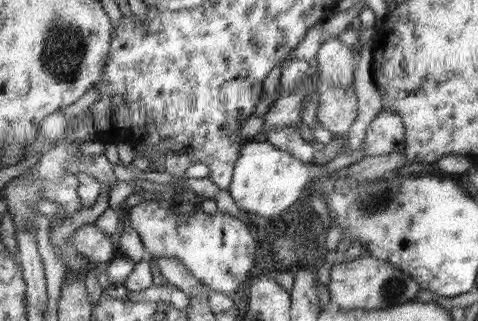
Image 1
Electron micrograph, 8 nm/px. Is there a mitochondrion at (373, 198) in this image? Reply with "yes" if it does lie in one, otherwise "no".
yes

